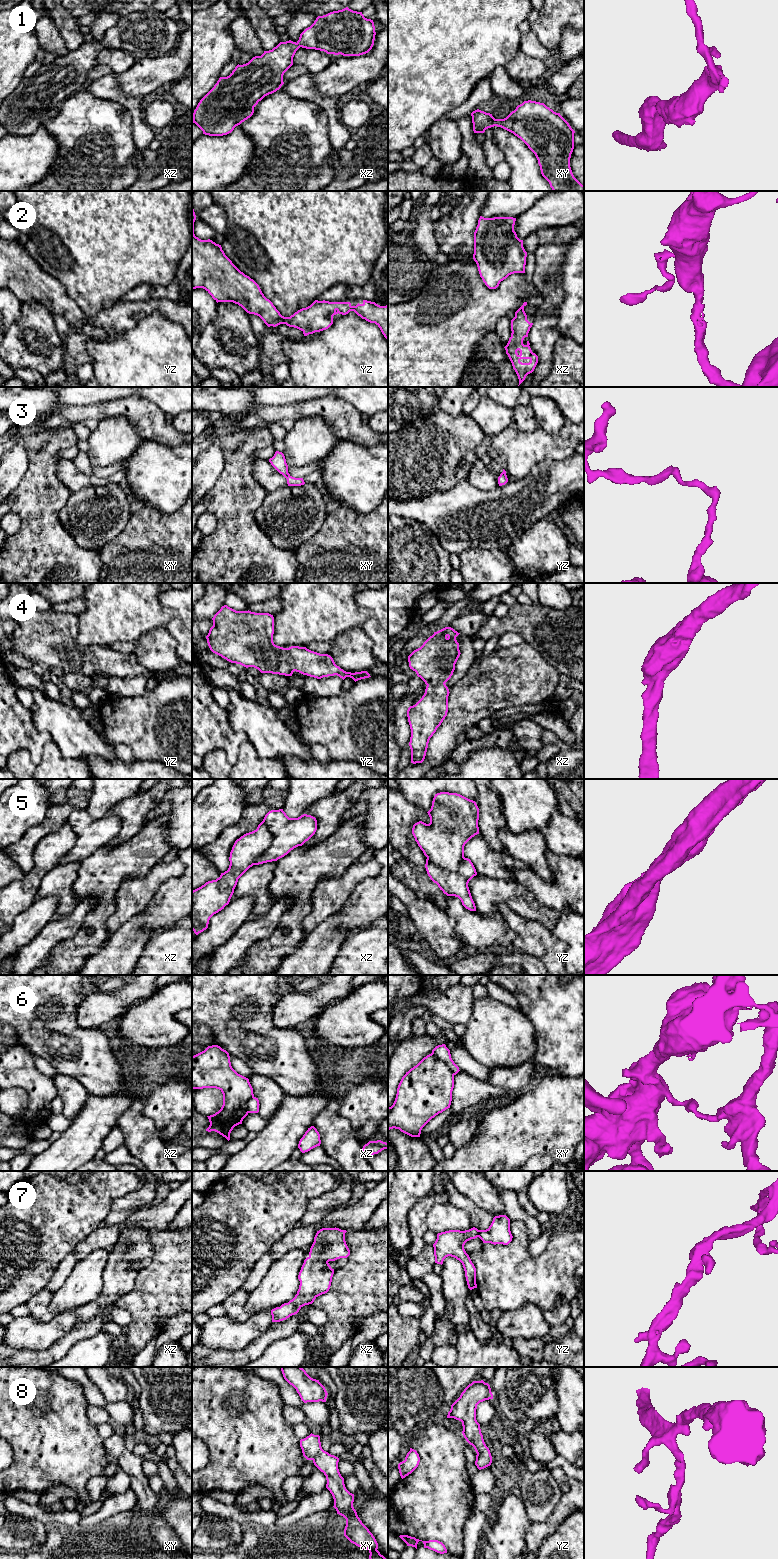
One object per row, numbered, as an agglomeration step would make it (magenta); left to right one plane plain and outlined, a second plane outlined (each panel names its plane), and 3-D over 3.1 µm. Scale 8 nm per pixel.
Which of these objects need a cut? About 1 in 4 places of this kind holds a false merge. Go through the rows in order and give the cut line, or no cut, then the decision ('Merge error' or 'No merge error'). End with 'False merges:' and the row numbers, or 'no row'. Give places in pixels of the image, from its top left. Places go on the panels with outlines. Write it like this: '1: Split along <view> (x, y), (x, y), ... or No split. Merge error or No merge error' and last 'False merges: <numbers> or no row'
1: No split. No merge error
2: No split. No merge error
3: Split along xy (290, 476), (287, 479). Merge error
4: No split. No merge error
5: No split. No merge error
6: Split along xy (431, 1053), (442, 1060), (454, 1074). Merge error
7: No split. No merge error
8: No split. No merge error
False merges: 3, 6

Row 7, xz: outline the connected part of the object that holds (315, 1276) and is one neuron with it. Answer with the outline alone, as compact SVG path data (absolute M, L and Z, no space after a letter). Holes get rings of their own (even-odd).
M322 1228L317 1231L310 1248L309 1256L304 1260L298 1275L299 1289L288 1303L271 1310L272 1322L280 1322L295 1315L305 1306L329 1291L334 1269L329 1261L347 1258L350 1250L345 1241L346 1230Z

